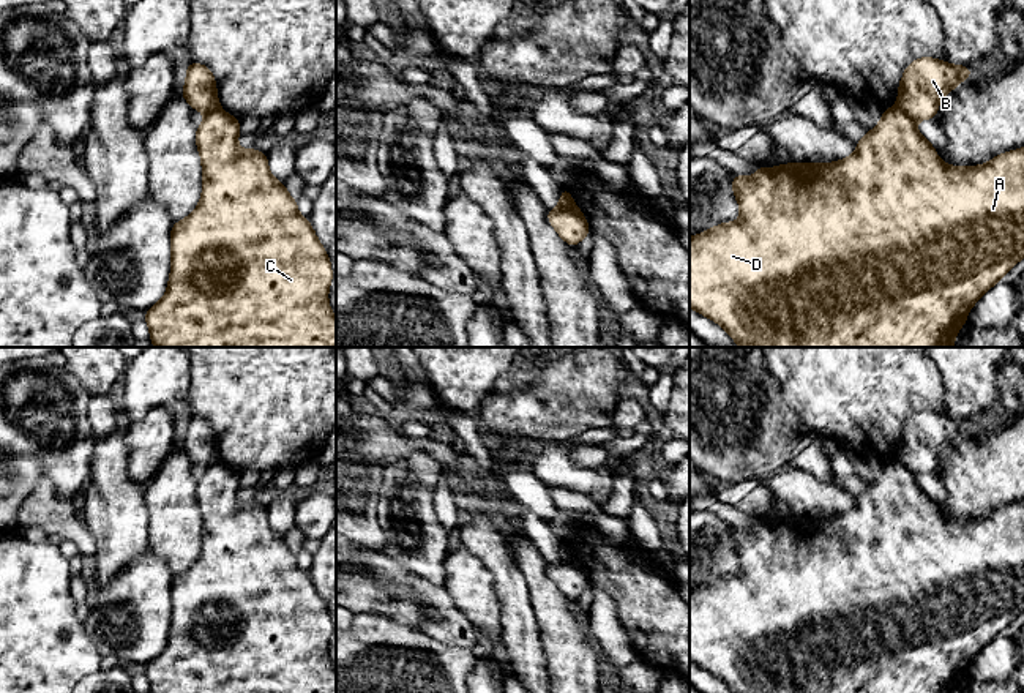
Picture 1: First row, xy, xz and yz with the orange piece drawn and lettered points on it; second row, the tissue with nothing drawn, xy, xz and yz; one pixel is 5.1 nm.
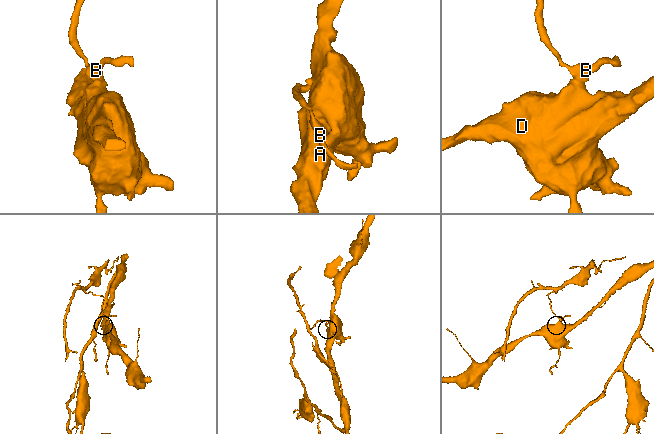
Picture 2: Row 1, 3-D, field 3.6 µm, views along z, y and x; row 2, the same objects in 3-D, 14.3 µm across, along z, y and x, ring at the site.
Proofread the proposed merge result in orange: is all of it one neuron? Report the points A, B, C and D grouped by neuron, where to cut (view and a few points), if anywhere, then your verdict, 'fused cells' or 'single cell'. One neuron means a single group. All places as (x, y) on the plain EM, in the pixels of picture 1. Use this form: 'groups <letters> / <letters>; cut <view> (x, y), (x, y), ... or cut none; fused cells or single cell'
groups A C D / B; cut xz (560, 558), (586, 576); fused cells

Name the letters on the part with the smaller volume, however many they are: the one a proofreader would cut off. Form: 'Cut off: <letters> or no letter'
Cut off: B

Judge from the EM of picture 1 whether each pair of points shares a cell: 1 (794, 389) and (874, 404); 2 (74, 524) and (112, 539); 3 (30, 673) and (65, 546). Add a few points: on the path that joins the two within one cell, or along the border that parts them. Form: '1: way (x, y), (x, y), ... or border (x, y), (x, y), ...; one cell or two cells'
1: way (814, 389), (854, 389); one cell
2: border (78, 502), (81, 518), (95, 542), (93, 554); two cells
3: border (56, 542), (68, 561); two cells

